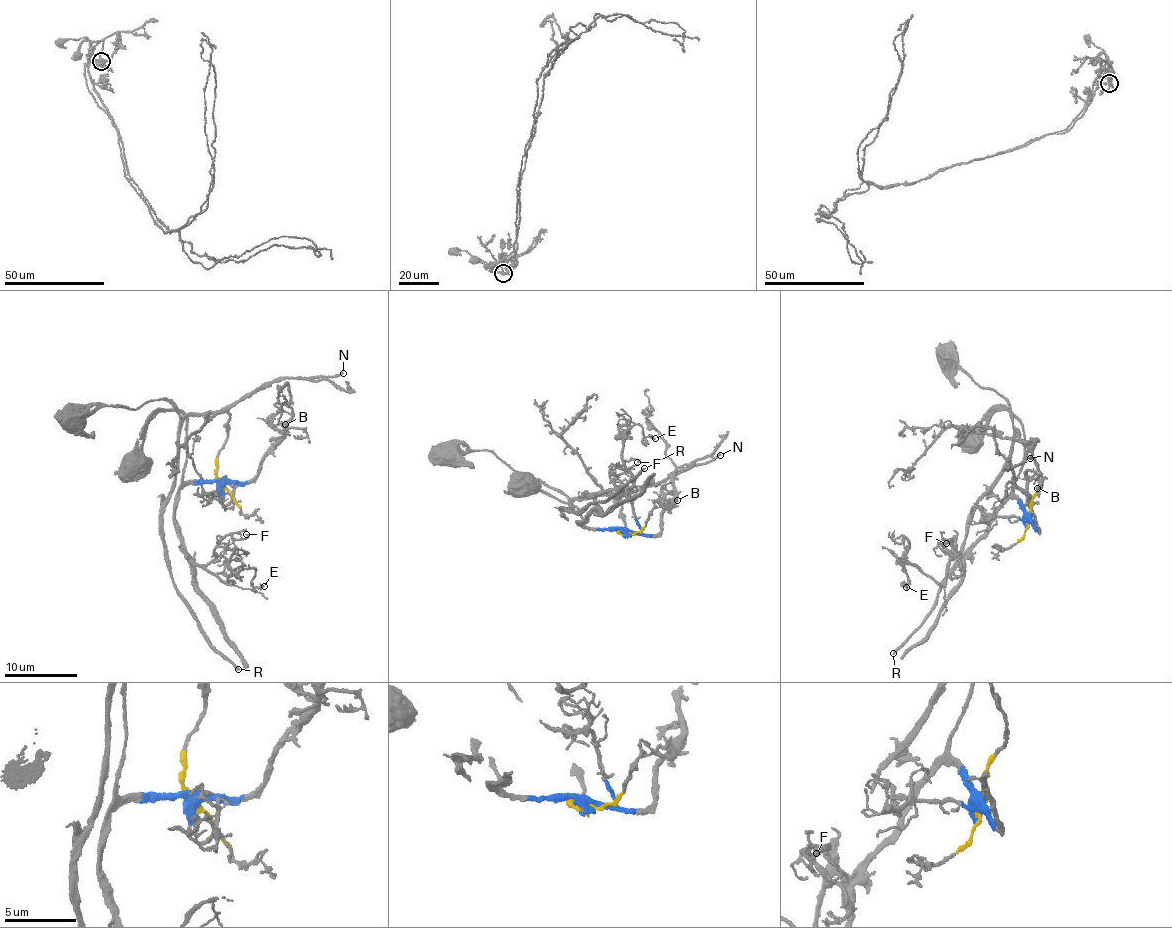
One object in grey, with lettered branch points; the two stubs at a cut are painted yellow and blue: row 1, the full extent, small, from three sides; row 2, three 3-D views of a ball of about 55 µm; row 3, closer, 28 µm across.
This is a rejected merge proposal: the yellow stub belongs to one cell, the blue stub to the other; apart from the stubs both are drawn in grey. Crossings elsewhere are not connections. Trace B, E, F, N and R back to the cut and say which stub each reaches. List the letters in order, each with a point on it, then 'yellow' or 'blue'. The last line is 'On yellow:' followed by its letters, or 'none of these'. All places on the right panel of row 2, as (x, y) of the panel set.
B: (1037, 488) | blue
E: (906, 587) | blue
F: (946, 543) | blue
N: (1030, 458) | yellow
R: (893, 653) | yellow
On yellow: N, R

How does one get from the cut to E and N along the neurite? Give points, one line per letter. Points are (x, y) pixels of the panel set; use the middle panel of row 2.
E: (625, 532), (578, 523), (598, 496), (631, 486), (621, 449), (628, 431), (635, 425), (642, 442), (655, 438)
N: (625, 532), (620, 533), (618, 529), (622, 531), (624, 527), (616, 498), (711, 462), (721, 454)

